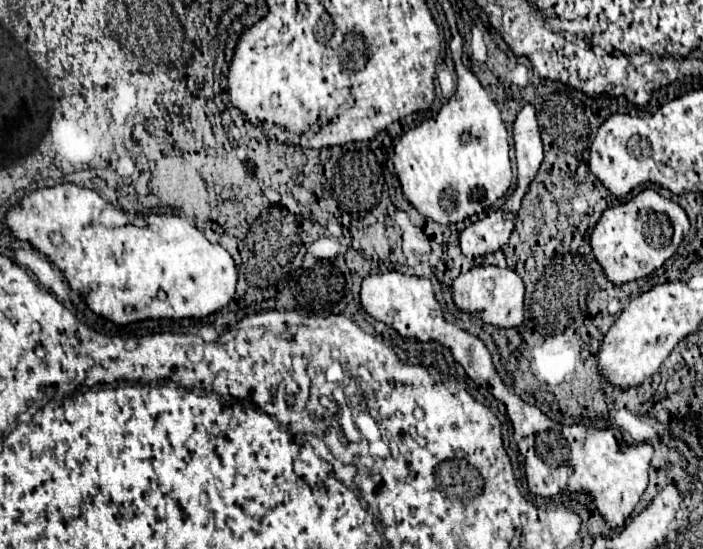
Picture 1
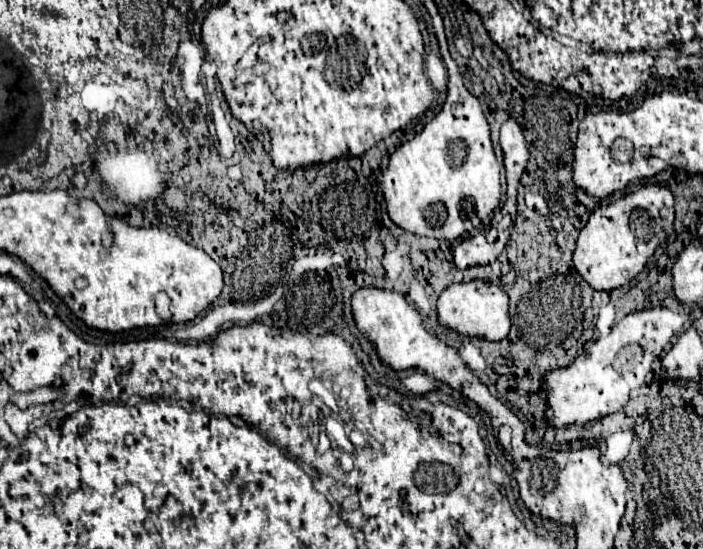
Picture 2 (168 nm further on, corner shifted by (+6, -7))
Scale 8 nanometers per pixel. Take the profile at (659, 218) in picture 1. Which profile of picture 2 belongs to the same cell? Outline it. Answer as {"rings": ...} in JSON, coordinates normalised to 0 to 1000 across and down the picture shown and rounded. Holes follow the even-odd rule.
{"rings":[[[939,333],[913,337],[876,370],[845,381],[836,406],[828,413],[817,454],[817,486],[828,508],[853,530],[893,519],[916,490],[933,450],[950,432],[947,421],[933,421],[939,381],[959,384],[956,348]]]}

